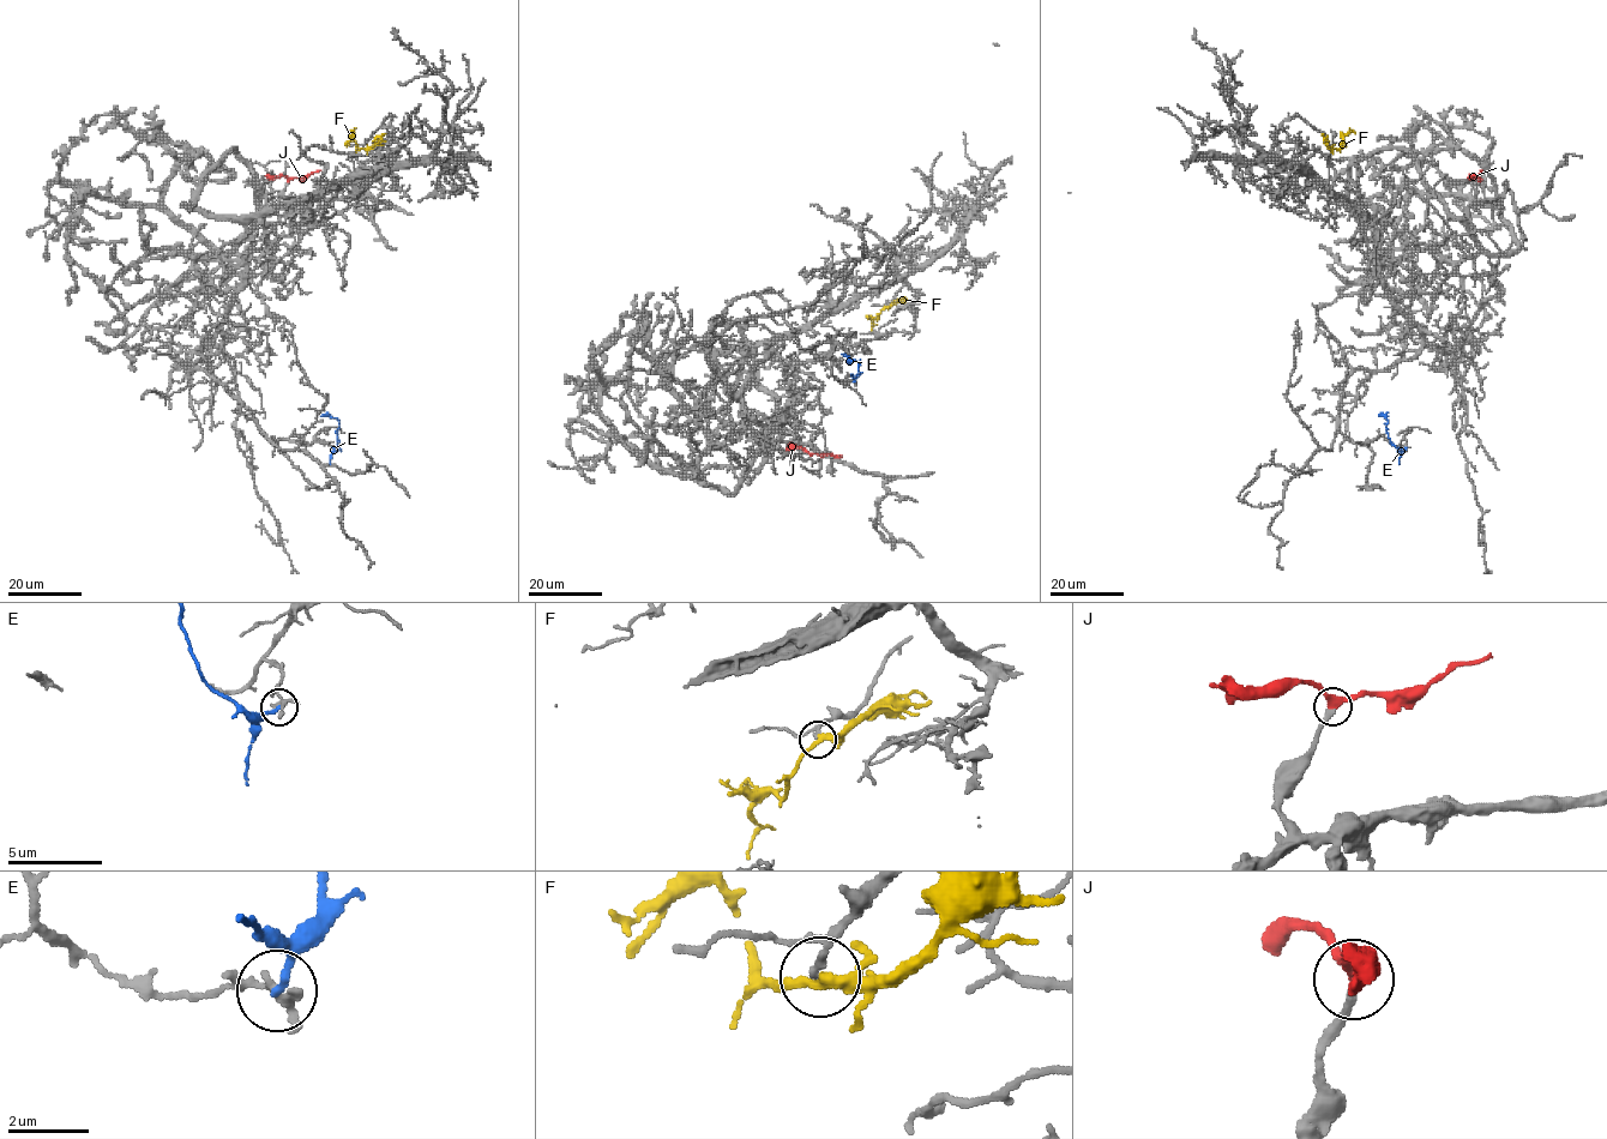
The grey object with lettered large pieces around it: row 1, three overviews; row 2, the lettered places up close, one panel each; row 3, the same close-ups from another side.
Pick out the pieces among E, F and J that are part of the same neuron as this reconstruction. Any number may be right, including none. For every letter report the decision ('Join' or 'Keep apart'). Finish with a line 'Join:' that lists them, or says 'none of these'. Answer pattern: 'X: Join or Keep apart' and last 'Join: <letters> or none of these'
E: Keep apart
F: Keep apart
J: Join
Join: J

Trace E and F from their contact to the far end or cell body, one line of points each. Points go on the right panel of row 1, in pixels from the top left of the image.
E: (1406, 447), (1391, 443), (1388, 420), (1378, 416)
F: (1332, 148), (1338, 149), (1350, 130), (1355, 133)

